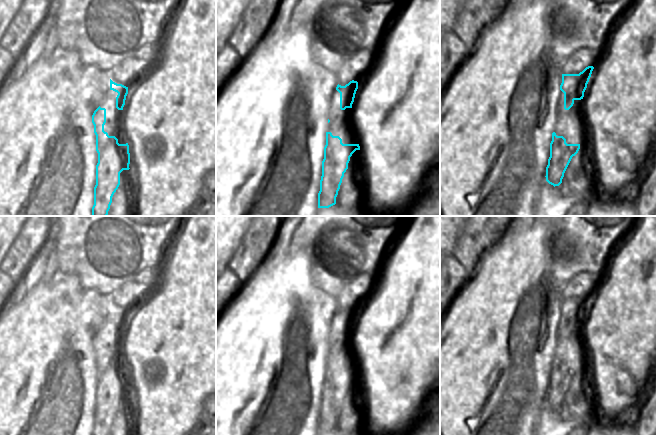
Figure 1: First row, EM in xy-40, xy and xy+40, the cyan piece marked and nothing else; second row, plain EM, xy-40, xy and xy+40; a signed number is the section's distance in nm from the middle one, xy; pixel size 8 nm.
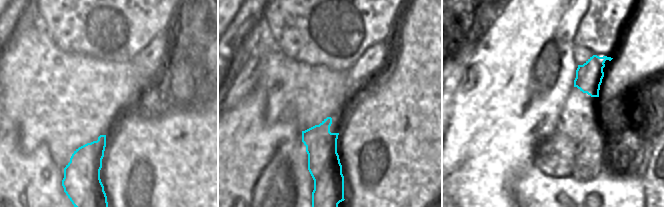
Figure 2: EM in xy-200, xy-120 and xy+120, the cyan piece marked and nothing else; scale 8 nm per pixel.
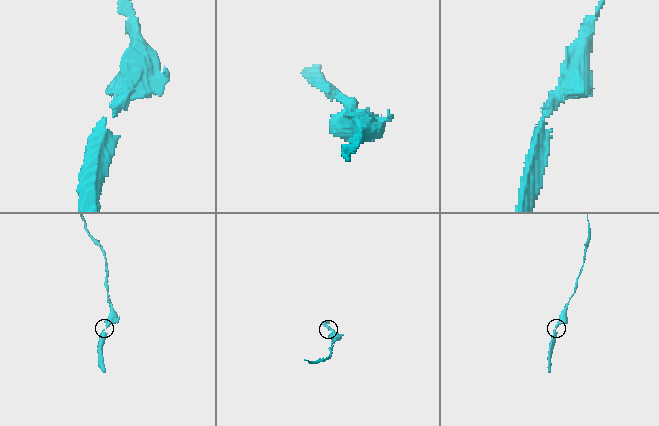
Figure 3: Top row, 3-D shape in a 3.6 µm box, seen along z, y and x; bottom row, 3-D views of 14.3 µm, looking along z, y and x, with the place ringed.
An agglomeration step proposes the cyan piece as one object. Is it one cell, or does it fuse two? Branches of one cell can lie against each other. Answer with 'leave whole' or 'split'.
leave whole

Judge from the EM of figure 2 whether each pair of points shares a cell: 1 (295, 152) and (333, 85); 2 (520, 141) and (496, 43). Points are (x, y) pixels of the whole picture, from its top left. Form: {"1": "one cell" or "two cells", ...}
{"1": "two cells", "2": "one cell"}

